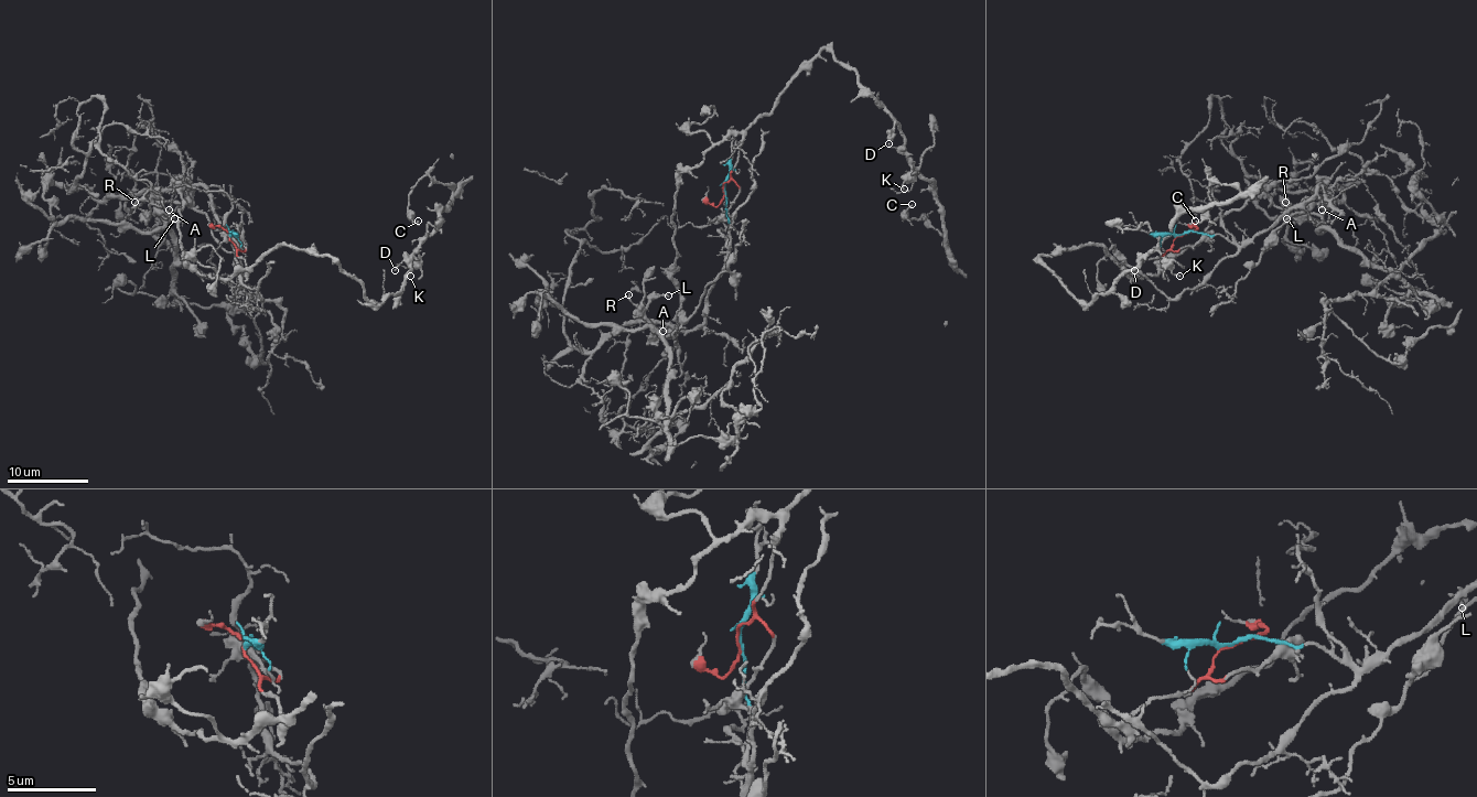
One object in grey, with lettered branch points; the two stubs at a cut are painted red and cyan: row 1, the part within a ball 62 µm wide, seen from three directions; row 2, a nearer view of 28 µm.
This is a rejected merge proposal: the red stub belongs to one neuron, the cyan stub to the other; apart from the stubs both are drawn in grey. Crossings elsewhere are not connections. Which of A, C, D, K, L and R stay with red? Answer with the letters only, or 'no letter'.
C, D, K

